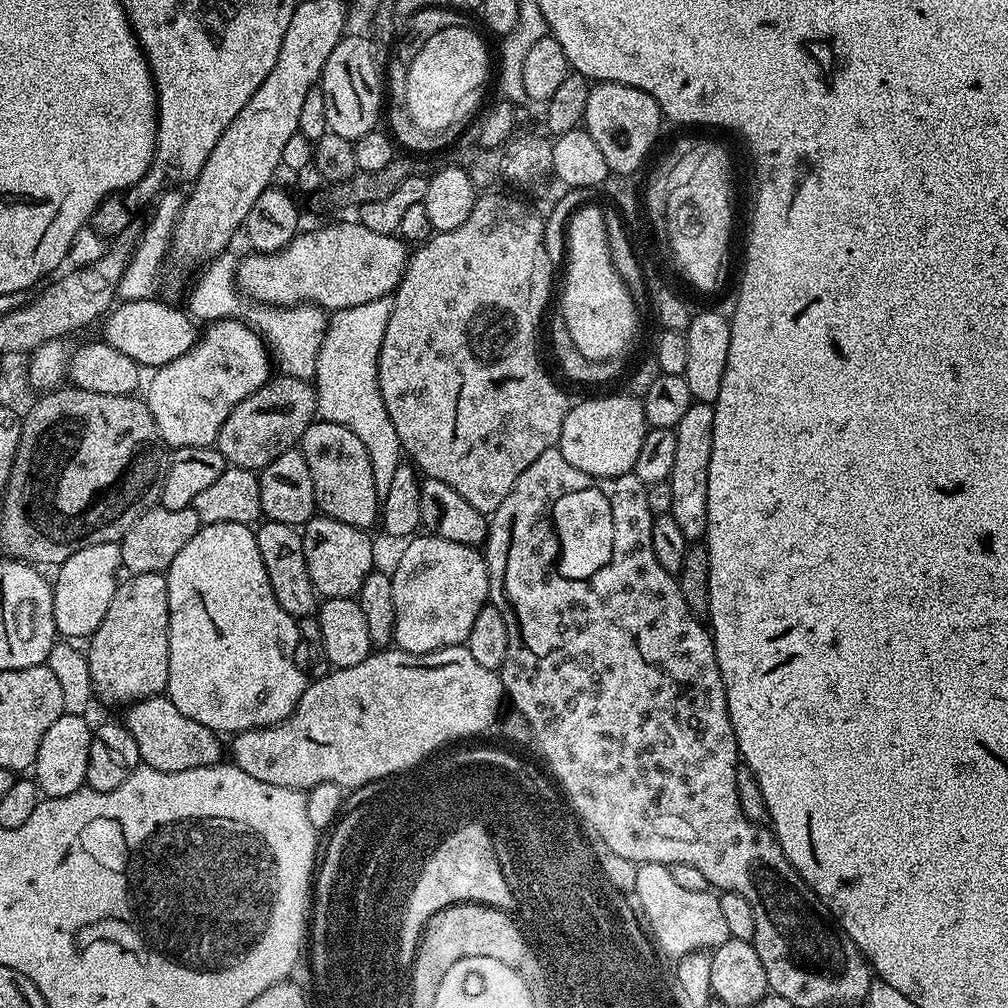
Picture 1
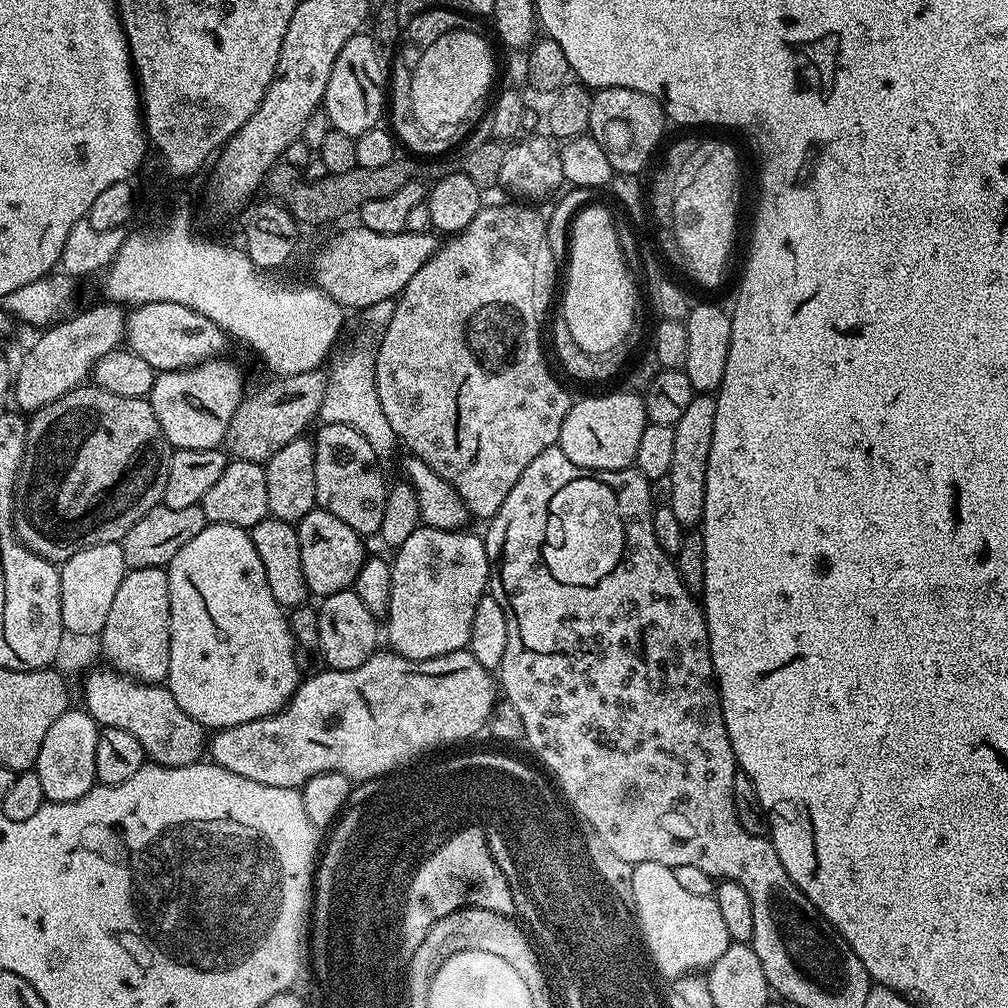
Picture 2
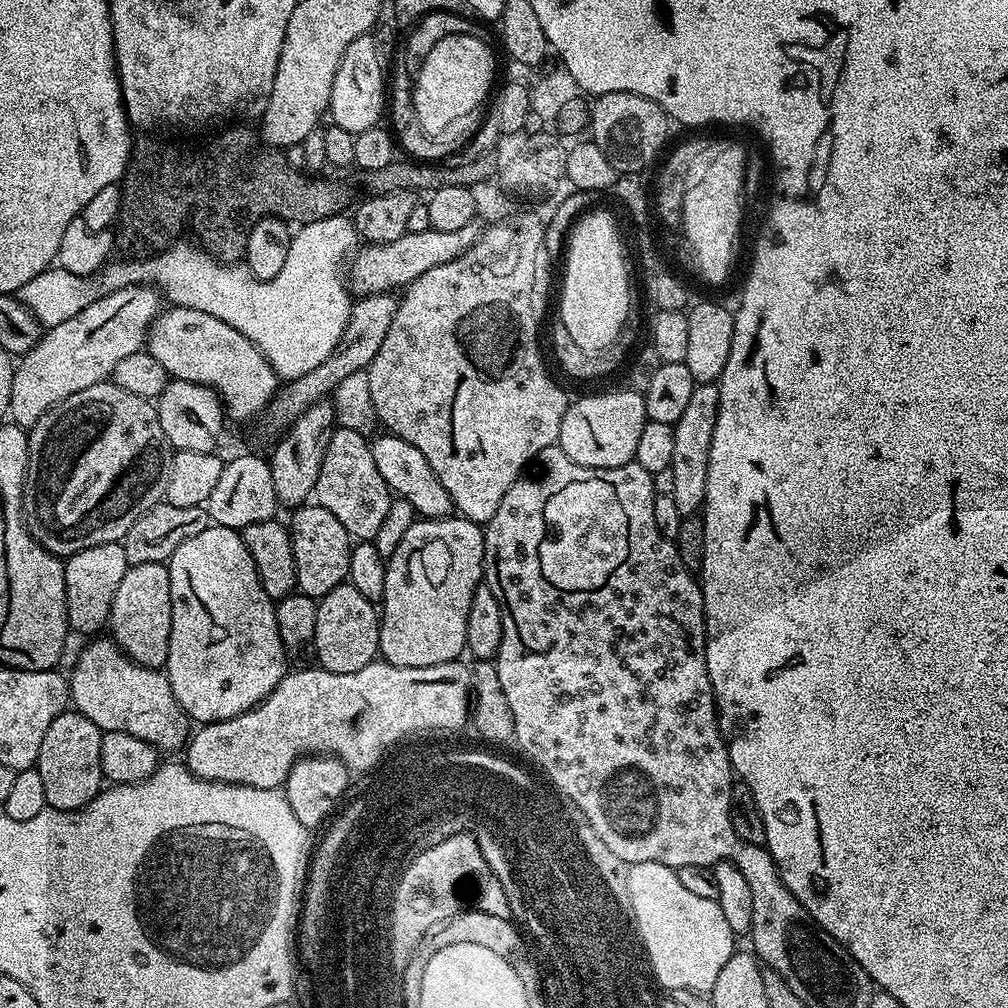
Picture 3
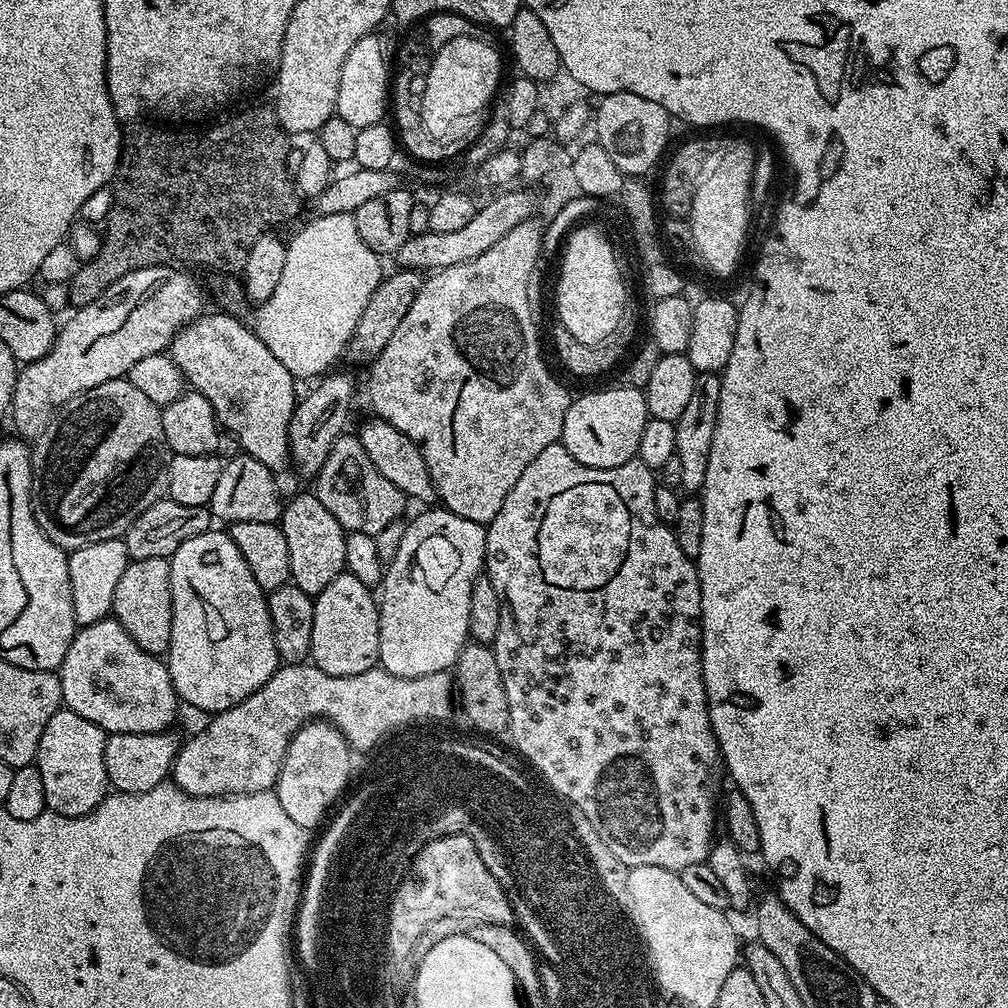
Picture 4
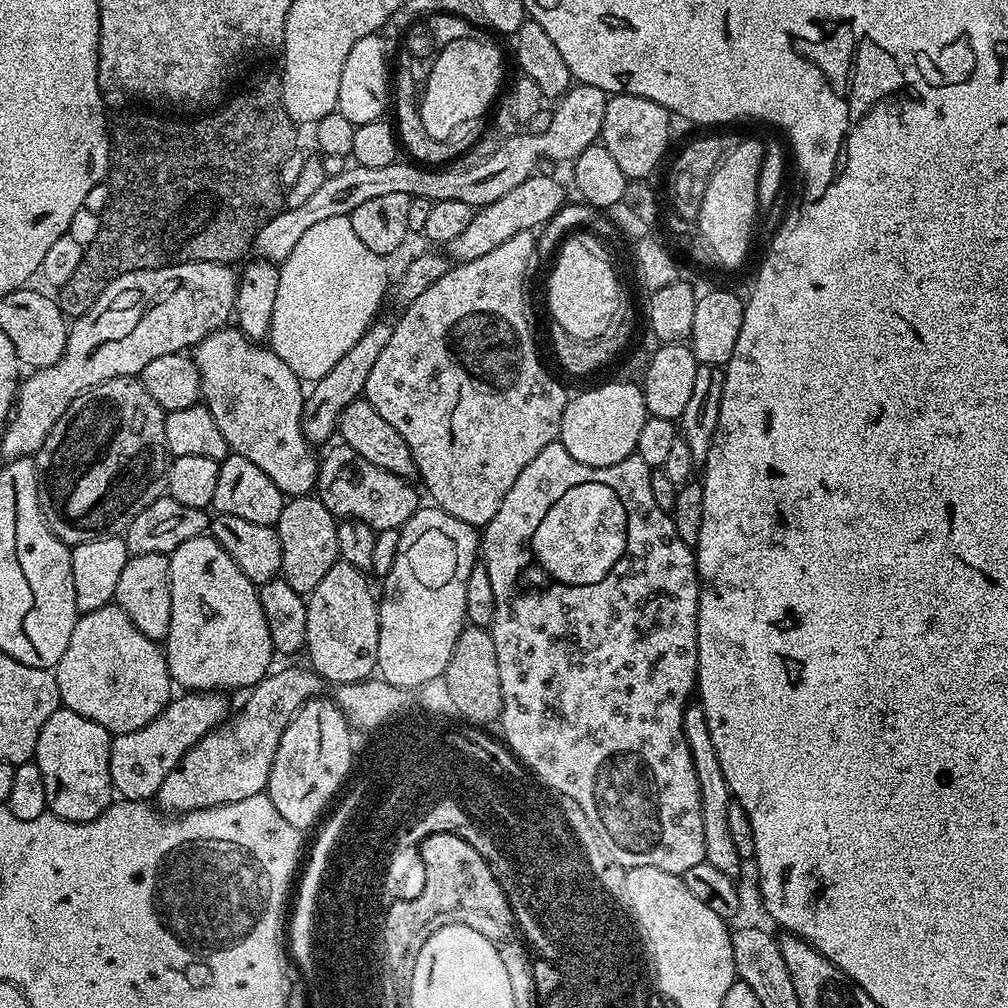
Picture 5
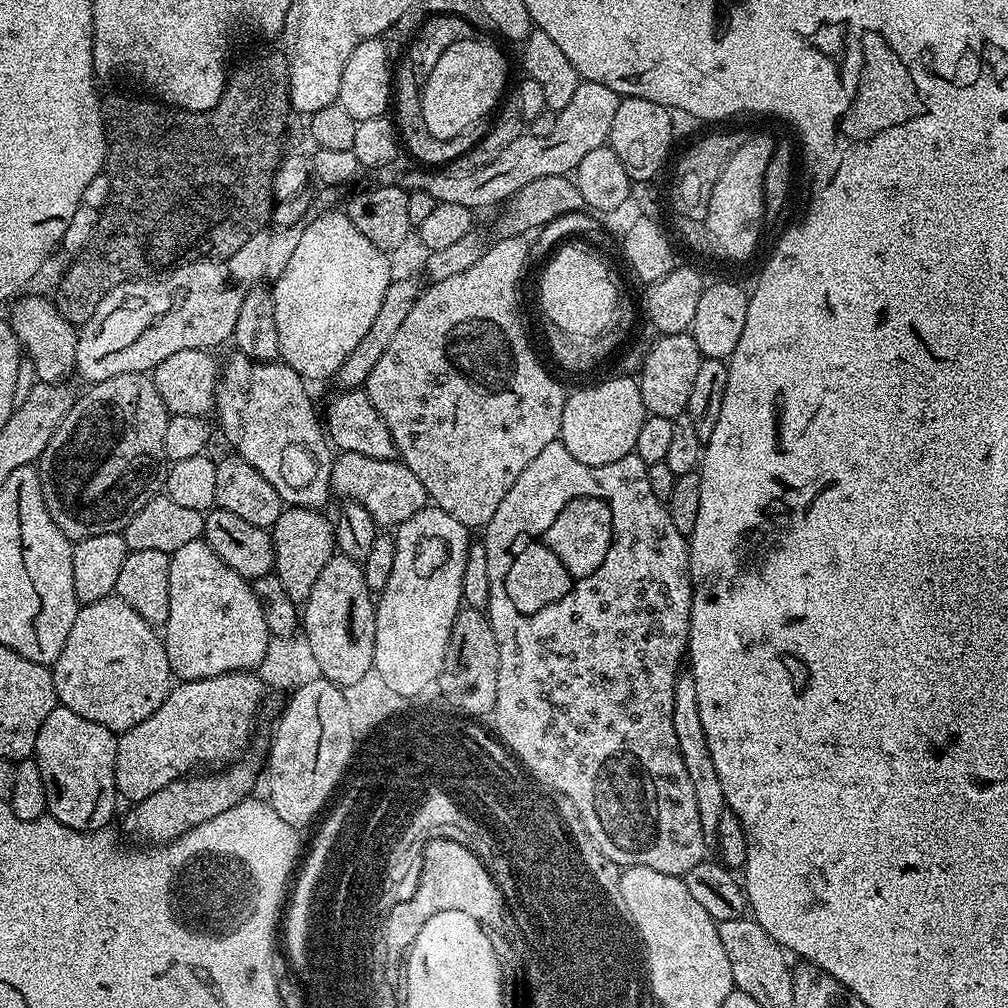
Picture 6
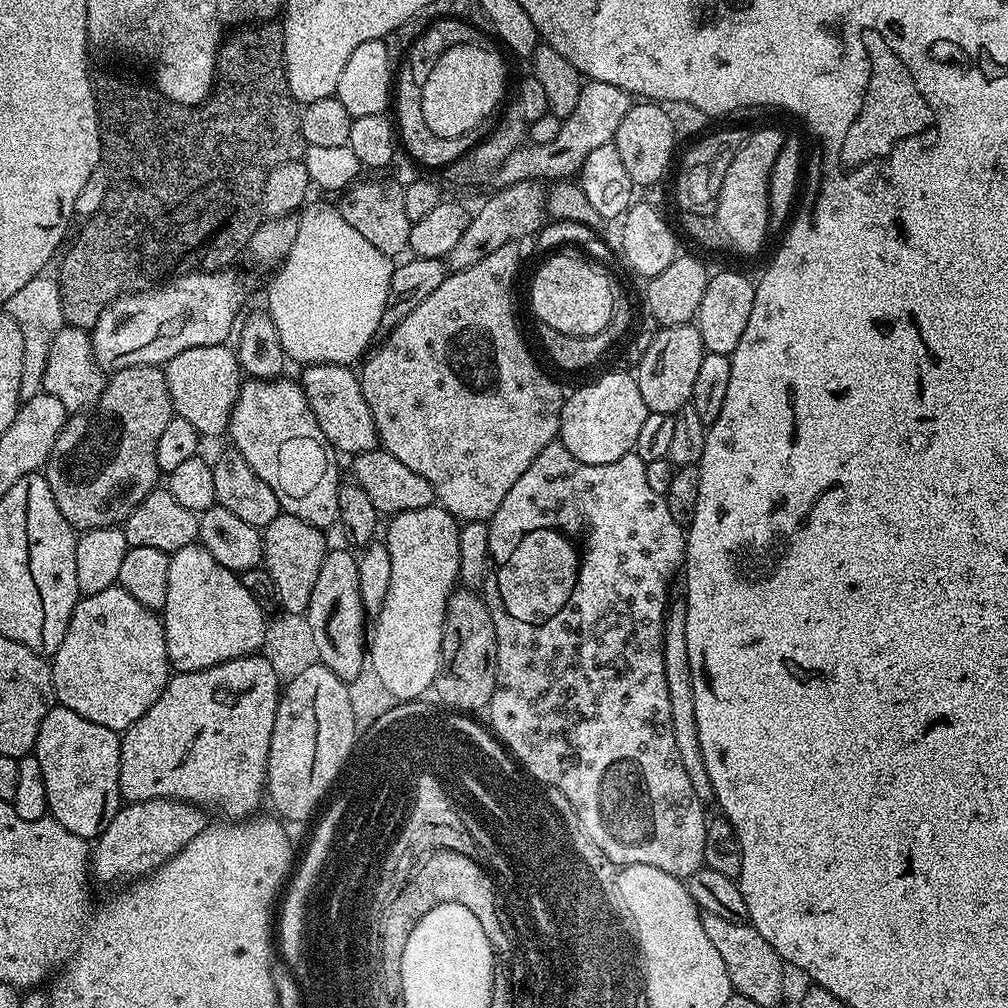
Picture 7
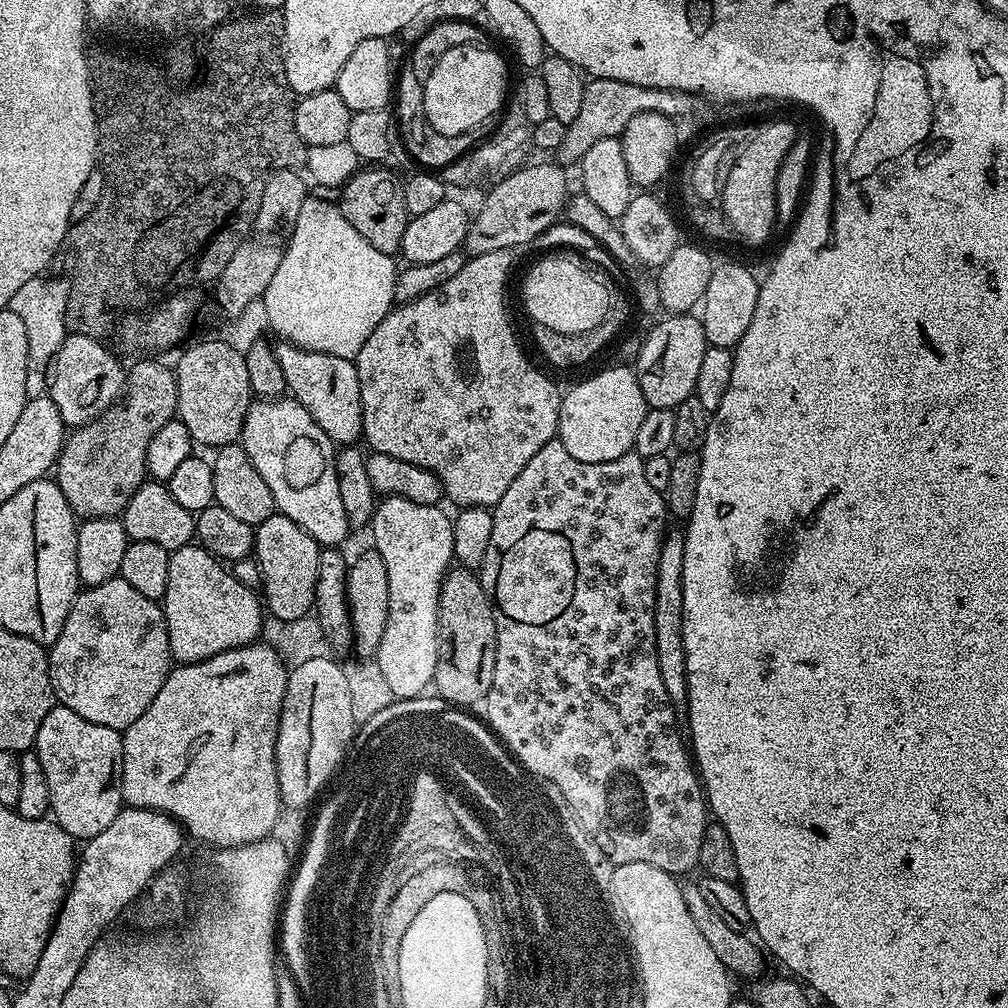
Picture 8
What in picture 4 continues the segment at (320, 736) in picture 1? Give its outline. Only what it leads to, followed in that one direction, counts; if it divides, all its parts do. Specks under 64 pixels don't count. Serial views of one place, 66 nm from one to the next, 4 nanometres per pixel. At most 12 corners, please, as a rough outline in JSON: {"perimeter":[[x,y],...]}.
{"perimeter":[[285,663],[179,745],[191,796],[275,785],[317,718],[359,745],[440,715],[448,672],[330,677]]}

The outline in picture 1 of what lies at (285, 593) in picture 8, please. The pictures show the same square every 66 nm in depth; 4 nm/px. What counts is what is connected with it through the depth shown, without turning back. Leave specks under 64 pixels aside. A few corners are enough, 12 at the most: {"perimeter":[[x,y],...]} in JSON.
{"perimeter":[[323,514],[303,525],[321,597],[355,597],[374,570],[363,528]]}

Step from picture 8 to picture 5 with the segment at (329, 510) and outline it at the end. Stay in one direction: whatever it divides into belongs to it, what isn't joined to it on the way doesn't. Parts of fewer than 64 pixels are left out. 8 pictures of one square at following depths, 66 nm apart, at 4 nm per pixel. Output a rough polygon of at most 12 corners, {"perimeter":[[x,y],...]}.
{"perimeter":[[234,326],[190,356],[229,449],[285,497],[316,487],[304,386]]}

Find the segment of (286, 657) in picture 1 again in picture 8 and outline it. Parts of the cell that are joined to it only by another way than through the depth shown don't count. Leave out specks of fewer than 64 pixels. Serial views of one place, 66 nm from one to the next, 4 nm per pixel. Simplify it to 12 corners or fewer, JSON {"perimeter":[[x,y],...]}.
{"perimeter":[[195,543],[171,553],[172,658],[253,643],[261,597]]}

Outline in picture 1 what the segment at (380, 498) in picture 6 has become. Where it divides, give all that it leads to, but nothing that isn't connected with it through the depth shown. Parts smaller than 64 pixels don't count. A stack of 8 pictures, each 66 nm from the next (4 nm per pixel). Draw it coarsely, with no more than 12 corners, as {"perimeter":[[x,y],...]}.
{"perimeter":[[316,418],[298,448],[317,509],[371,529],[370,454],[354,430]]}

